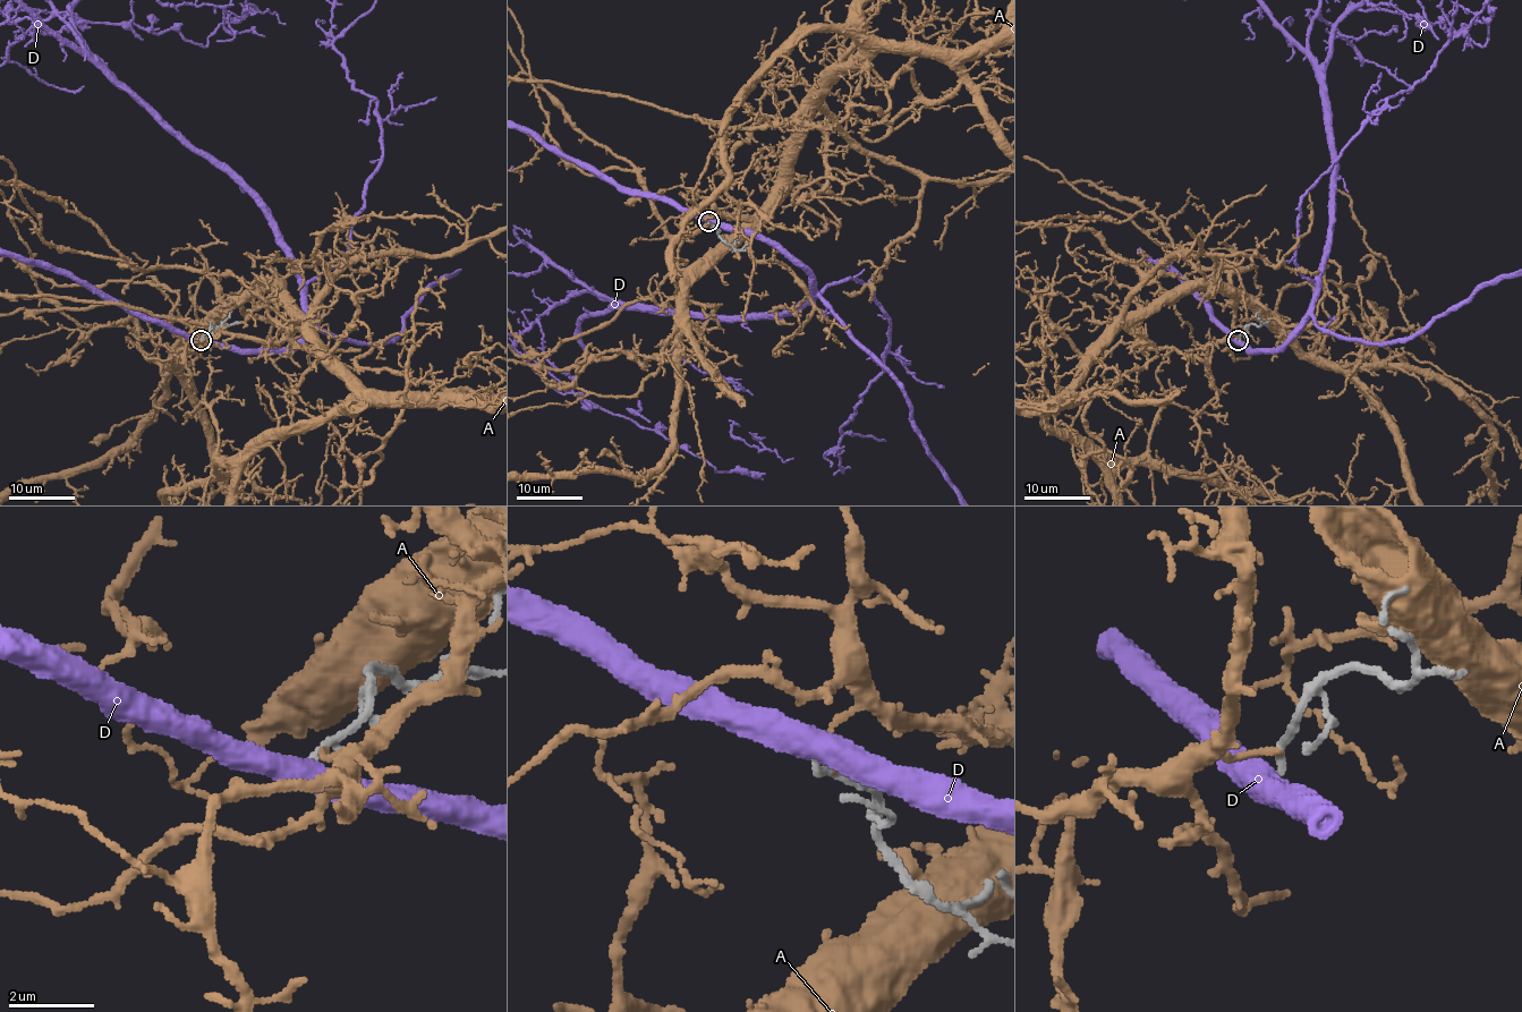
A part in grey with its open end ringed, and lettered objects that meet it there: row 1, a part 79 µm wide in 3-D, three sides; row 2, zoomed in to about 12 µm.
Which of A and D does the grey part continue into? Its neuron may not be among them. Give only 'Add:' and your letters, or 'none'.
Add: none

